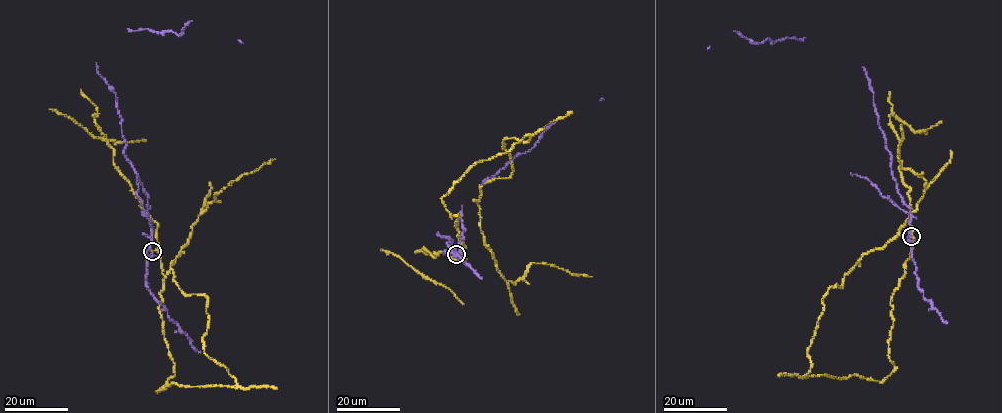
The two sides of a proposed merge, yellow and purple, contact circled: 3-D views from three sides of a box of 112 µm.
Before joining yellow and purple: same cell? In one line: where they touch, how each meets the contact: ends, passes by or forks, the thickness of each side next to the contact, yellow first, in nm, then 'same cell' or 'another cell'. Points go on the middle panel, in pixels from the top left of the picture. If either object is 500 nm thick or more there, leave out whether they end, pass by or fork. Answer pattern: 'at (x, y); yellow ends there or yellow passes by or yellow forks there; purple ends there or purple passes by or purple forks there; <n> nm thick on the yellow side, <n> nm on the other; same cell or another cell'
at (456, 254); yellow ends there; purple ends there; 320 nm thick on the yellow side, 130 nm on the other; another cell

